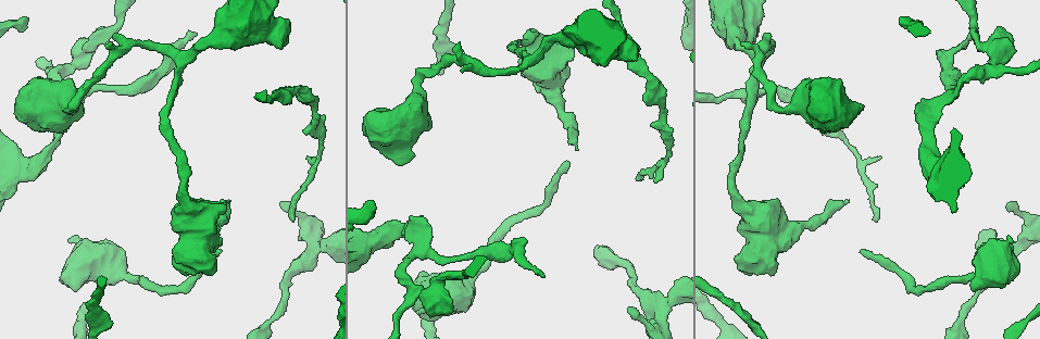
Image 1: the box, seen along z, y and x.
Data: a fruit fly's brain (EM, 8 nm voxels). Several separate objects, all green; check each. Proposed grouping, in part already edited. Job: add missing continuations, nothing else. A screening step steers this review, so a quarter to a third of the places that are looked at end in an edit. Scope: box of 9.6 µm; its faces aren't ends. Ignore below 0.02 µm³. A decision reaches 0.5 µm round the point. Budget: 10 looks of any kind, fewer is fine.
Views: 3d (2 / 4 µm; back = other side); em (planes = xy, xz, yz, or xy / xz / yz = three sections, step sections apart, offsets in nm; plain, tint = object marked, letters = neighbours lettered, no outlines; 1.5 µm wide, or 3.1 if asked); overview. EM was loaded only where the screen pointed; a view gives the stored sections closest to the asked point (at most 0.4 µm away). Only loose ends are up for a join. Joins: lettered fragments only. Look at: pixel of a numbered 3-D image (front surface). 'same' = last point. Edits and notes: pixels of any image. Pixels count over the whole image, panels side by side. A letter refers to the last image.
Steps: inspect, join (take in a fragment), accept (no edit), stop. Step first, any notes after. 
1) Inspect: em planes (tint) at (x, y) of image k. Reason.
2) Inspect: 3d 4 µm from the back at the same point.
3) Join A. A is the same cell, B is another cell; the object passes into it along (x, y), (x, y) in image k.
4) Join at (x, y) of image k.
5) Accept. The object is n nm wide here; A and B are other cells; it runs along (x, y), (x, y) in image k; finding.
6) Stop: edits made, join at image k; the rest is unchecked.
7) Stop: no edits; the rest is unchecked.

Inspect: 3d 2 µm at (426, 219) of image 1. Branch stops here.

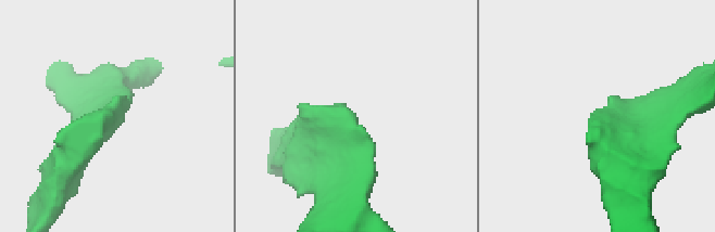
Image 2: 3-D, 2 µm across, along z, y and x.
Inspect: em planes (plain) at (358, 117) of image 2.

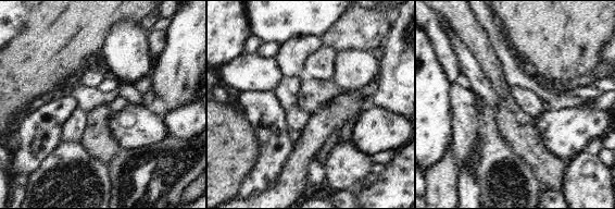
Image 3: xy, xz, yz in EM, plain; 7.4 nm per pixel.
Inspect: em planes (letters) at the same point. What lies round it.

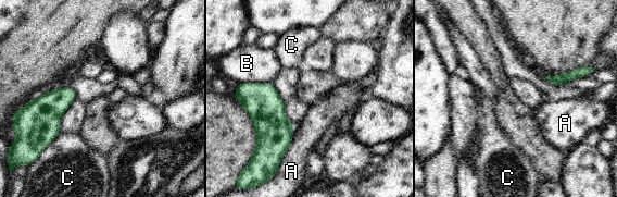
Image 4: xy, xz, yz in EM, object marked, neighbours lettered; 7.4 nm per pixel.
Accept. A, B and C are other cells; a border runs along (240, 82), (271, 83) in image 4; no lettered fragment goes on from it.

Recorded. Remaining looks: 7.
Inspect: em planes (tint) at (64, 129) of image 1. An open end.

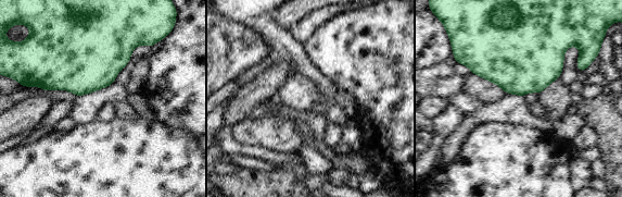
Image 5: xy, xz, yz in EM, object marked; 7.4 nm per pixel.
Inspect: em planes (letters) at the same point. See the neighbours.

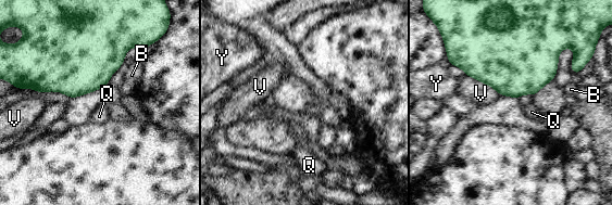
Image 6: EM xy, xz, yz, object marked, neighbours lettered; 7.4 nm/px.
Accept. B, Q, V and Y are other cells; a border runs along (465, 75), (491, 86), (500, 94) in image 6; none of them fits.

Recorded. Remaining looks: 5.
Inspect: em yz step 4 (letters) at (741, 41) of image 1. An open end.

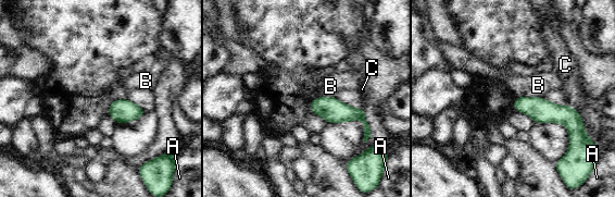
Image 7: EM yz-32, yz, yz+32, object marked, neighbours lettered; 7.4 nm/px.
Inspect: em planes (letters) at the same point.

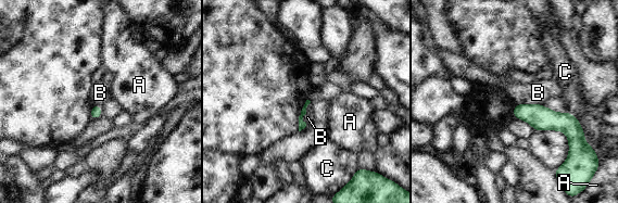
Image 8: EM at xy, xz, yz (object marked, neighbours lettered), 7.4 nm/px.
Accept. The longest contact is with B, 240 nm; A, B and C are other cells; no lettered fragment goes on from it.

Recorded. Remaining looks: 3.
Inspect: 3d 2 µm at (570, 164) of image 1. End of a long branch.

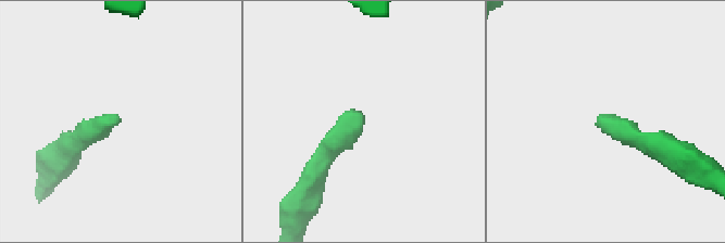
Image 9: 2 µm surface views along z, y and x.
Inspect: em xy step 8 (tint) at (364, 119) of image 9. Shape alone is not enough.

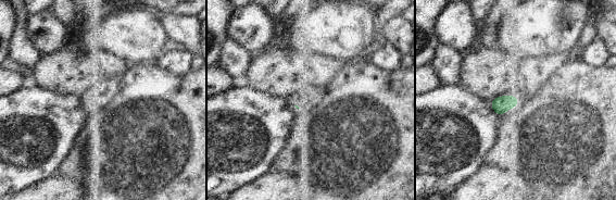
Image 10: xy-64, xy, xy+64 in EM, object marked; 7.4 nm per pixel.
Inspect: em planes (letters) at the same point.

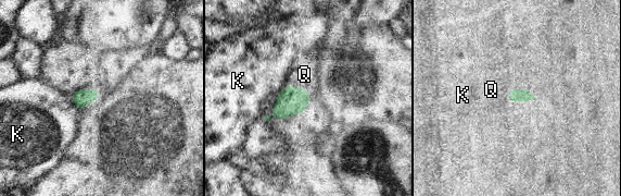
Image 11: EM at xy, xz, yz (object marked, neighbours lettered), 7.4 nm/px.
Join Q. Q is the same cell, K is another cell; the object passes into it along (292, 100), (299, 87), (304, 74) in image 11; it goes on there.

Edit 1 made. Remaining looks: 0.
Stop: edits made, join at image 11; the rest is unchecked.

